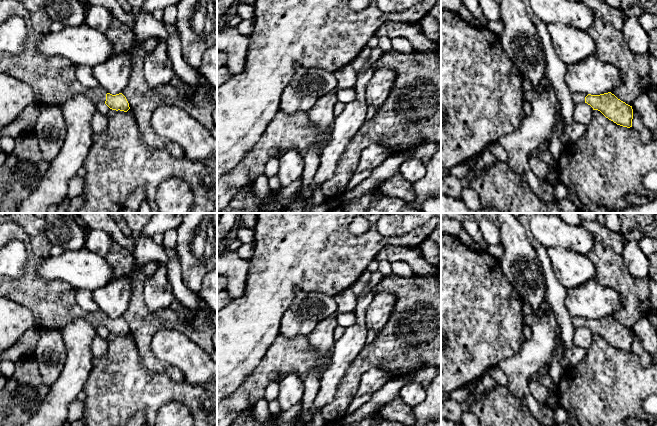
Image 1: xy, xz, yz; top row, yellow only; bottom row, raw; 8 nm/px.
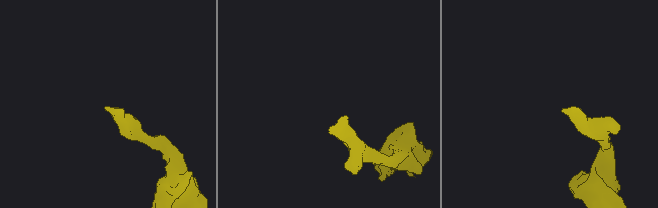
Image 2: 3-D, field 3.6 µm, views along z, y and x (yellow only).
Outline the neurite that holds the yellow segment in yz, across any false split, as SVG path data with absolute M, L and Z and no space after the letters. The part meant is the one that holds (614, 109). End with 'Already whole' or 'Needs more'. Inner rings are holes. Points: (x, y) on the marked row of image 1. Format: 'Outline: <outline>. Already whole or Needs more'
Outline: M611 92L591 95L583 93L572 94L574 104L587 103L593 110L600 111L606 118L617 125L632 127L633 109L632 106L618 99Z. Needs more

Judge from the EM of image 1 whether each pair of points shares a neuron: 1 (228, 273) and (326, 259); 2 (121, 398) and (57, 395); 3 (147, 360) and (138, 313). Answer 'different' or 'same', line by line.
1: different
2: different
3: same

